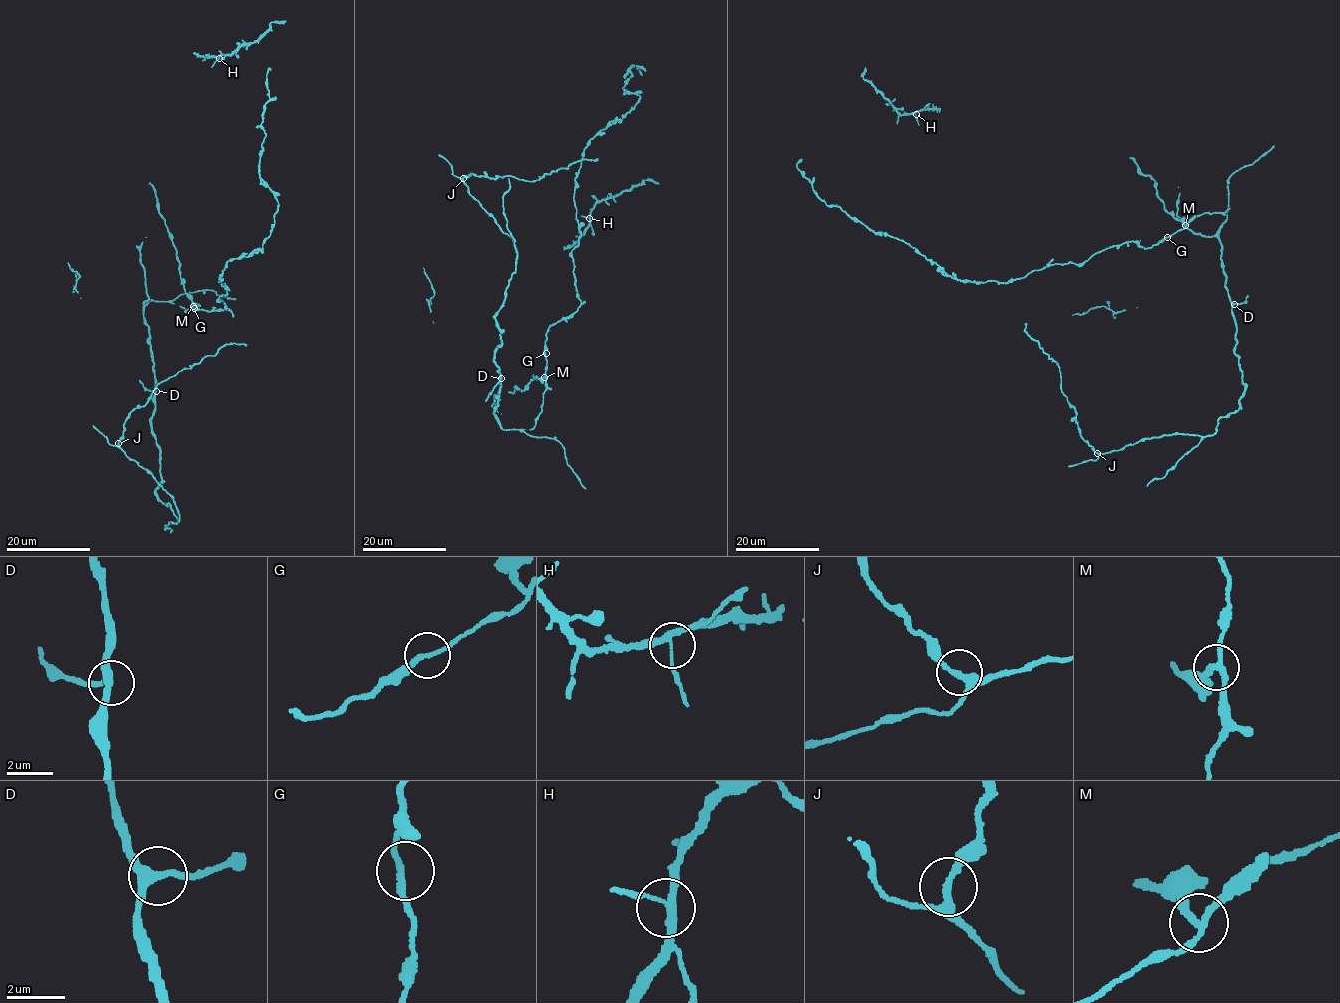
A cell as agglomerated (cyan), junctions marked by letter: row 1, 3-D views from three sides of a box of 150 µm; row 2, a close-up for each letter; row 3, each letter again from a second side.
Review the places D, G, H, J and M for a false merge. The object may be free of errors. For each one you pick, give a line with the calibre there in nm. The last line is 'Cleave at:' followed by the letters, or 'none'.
M: 200 nm
Cleave at: M

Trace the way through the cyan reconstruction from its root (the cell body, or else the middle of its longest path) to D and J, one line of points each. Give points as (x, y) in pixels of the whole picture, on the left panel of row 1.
D: (193, 307), (196, 309), (192, 303), (188, 311), (167, 301), (144, 305), (156, 391)
J: (193, 307), (152, 301), (143, 311), (160, 451), (156, 496), (178, 522), (173, 497), (118, 443)

